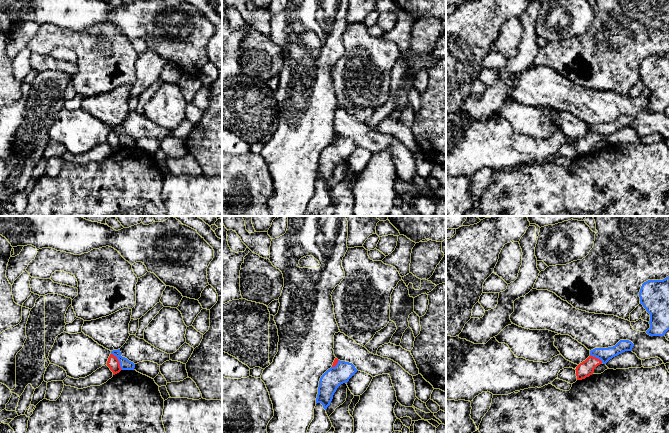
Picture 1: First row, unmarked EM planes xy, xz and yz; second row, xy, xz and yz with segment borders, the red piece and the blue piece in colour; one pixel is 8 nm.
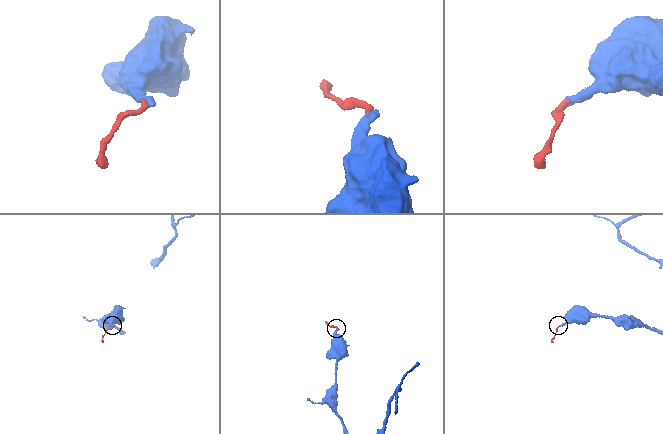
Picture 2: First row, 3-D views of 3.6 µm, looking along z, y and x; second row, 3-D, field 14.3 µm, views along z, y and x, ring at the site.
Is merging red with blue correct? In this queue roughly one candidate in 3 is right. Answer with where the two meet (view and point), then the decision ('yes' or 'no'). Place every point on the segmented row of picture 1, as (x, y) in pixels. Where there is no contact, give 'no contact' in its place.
contact xy (118, 361); no

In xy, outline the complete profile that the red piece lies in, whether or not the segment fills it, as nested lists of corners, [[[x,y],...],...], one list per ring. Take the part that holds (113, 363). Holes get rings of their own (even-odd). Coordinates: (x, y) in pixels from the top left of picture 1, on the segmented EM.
[[[110,354],[108,361],[107,361],[107,366],[113,372],[113,375],[119,373],[122,370],[120,367],[119,360],[113,354]]]

